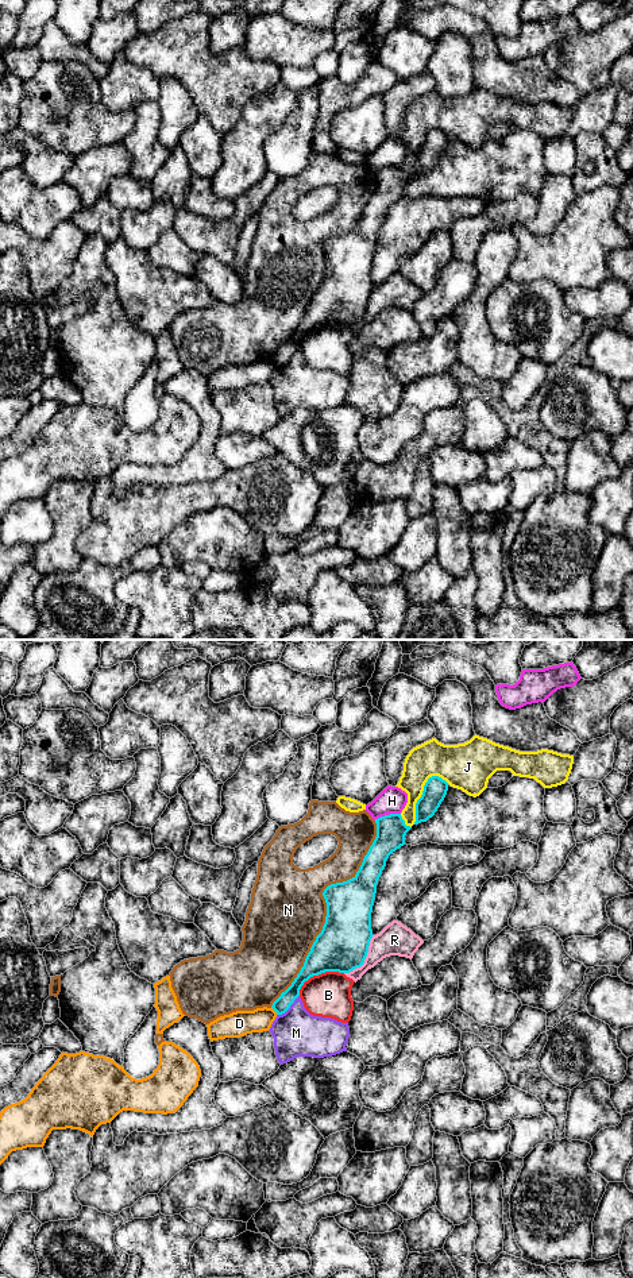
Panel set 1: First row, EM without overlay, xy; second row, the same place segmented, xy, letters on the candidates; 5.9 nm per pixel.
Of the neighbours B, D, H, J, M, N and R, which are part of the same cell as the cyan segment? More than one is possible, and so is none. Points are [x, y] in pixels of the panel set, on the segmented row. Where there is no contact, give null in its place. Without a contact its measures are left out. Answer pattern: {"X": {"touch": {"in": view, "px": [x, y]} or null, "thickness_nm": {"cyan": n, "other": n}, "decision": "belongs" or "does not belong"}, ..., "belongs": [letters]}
{"B": {"touch": {"in": "xy", "px": [317, 975]}, "thickness_nm": {"cyan": 300, "other": 280}, "decision": "does not belong"}, "D": {"touch": {"in": "xy", "px": [274, 1010]}, "thickness_nm": {"cyan": 90, "other": 150}, "decision": "does not belong"}, "H": {"touch": {"in": "xy", "px": [386, 815]}, "thickness_nm": {"cyan": 180, "other": 160}, "decision": "does not belong"}, "J": {"touch": {"in": "xy", "px": [421, 795]}, "thickness_nm": {"cyan": 140, "other": 200}, "decision": "does not belong"}, "M": {"touch": {"in": "xy", "px": [289, 1007]}, "thickness_nm": {"cyan": 90, "other": 280}, "decision": "does not belong"}, "N": {"touch": {"in": "xy", "px": [327, 907]}, "thickness_nm": {"cyan": 300, "other": 460}, "decision": "does not belong"}, "R": {"touch": {"in": "xy", "px": [365, 958]}, "thickness_nm": {"cyan": 300, "other": 190}, "decision": "does not belong"}, "belongs": []}

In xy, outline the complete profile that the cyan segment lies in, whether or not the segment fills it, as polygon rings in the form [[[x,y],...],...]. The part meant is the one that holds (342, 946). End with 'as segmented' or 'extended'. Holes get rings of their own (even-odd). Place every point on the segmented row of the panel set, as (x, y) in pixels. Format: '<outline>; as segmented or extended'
[[[401,814],[381,816],[375,823],[377,837],[356,874],[324,889],[325,923],[300,973],[273,1003],[277,1015],[290,1008],[310,977],[325,972],[350,973],[364,964],[373,938],[371,912],[378,880],[389,856],[405,845],[405,835],[412,829]]]; as segmented

